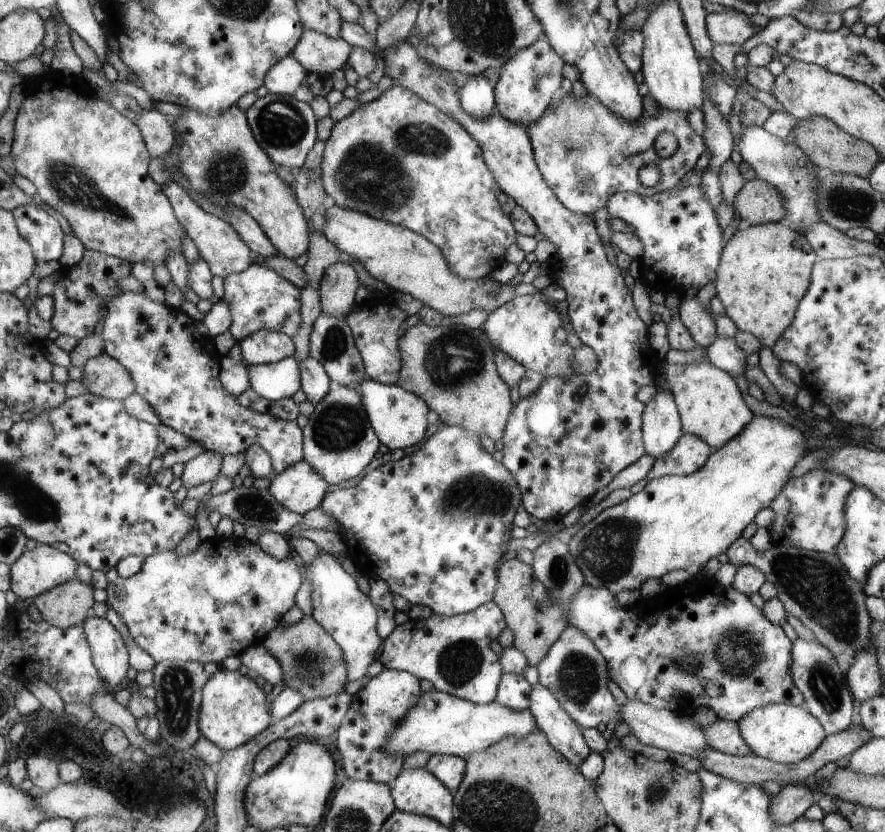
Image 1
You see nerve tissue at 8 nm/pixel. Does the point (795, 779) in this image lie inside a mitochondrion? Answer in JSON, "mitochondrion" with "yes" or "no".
{"mitochondrion":"no"}

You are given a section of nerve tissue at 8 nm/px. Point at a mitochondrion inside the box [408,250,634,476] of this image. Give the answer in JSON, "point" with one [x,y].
{"point":[451,359]}

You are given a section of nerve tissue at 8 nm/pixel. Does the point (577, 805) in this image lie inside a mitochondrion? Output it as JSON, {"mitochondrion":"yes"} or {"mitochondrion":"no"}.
{"mitochondrion":"no"}

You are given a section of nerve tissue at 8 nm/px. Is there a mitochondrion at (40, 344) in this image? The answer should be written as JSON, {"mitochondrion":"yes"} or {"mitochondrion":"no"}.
{"mitochondrion":"no"}

